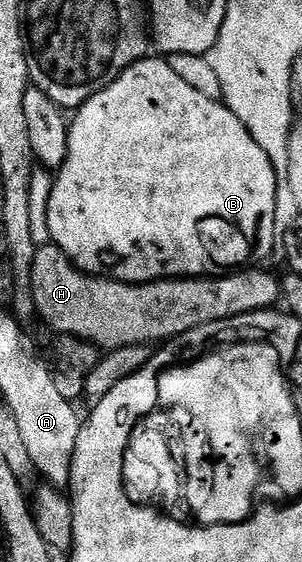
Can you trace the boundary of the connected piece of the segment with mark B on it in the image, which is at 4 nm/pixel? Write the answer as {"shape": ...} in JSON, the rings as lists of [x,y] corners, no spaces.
{"shape":[[[148,56],[133,63],[113,84],[97,92],[84,106],[74,111],[67,132],[67,155],[58,166],[51,184],[49,196],[49,232],[51,241],[59,247],[70,262],[84,274],[109,278],[116,282],[142,284],[176,278],[201,278],[222,276],[228,272],[246,267],[247,262],[256,254],[267,258],[271,249],[276,249],[275,209],[277,208],[277,176],[269,156],[265,156],[261,144],[249,136],[249,128],[233,116],[233,112],[218,98],[204,96],[190,84],[185,84],[177,72],[173,72],[170,61],[159,56]]]}

